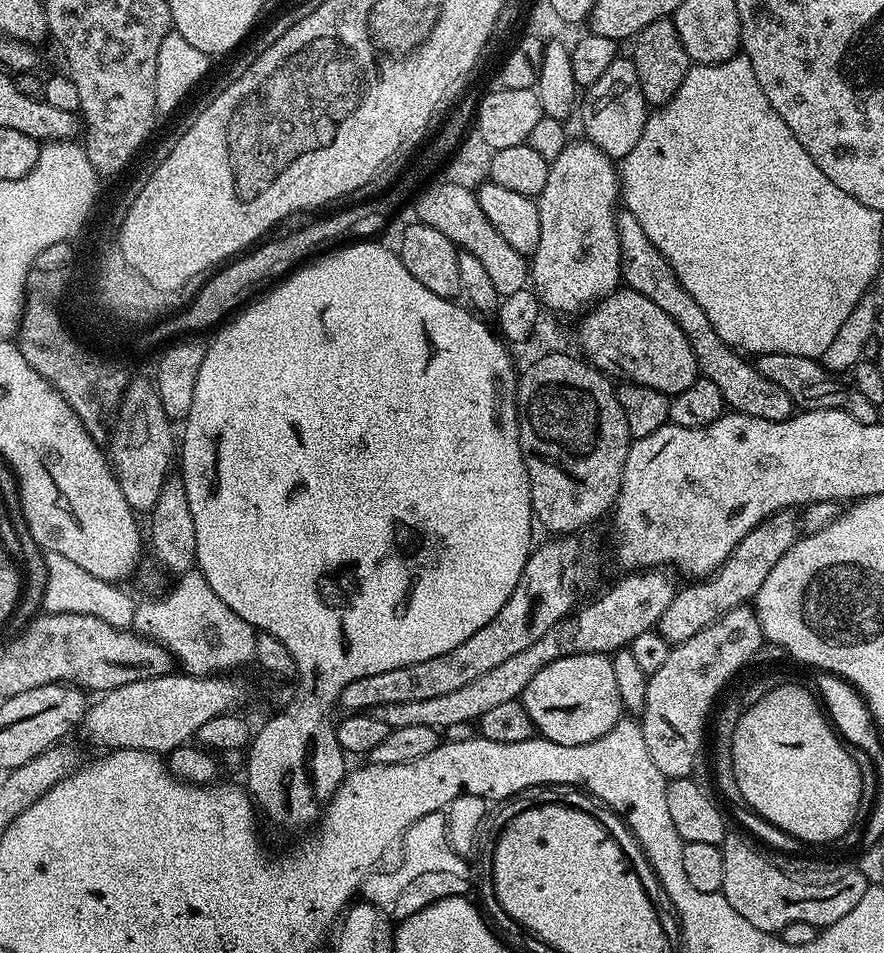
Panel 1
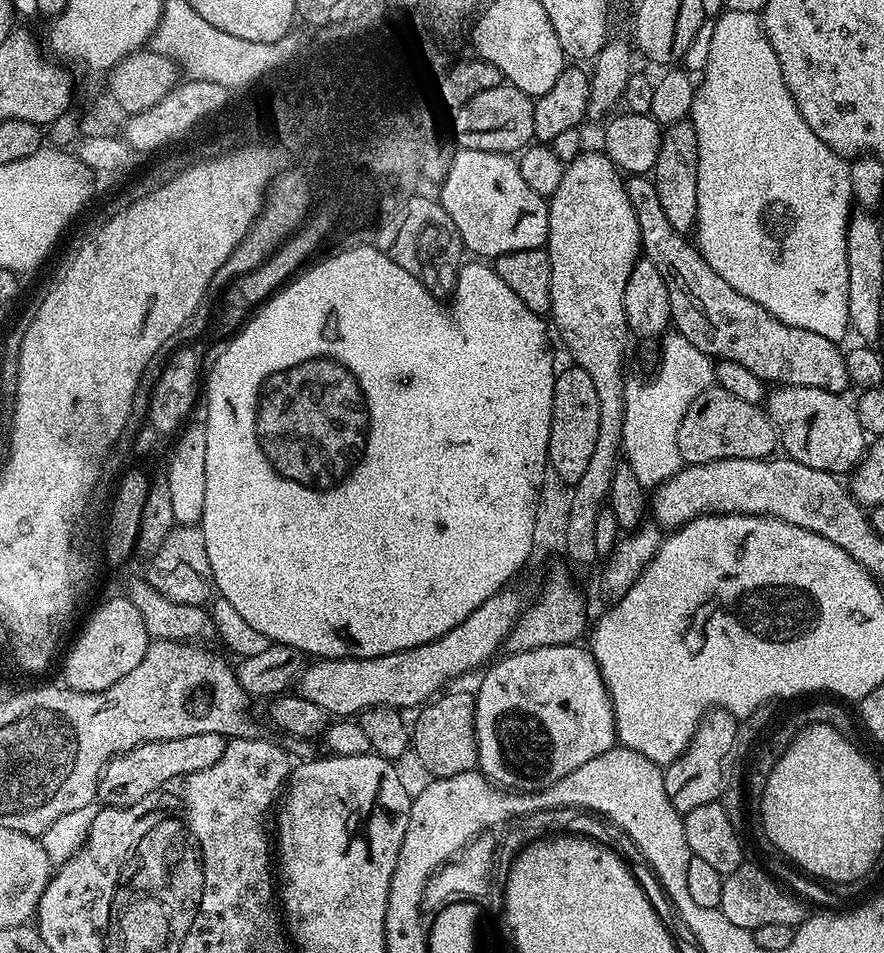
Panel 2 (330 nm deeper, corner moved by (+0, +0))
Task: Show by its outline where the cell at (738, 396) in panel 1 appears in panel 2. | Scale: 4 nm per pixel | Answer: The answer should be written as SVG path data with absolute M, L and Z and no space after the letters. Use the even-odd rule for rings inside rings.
M776 386L767 393L766 411L776 428L779 447L788 451L785 452L787 459L802 462L802 466L814 466L814 470L823 472L851 473L866 455L866 434L862 430L862 422L858 422L855 407L849 401L847 404L844 399L845 397L839 392L802 386Z

